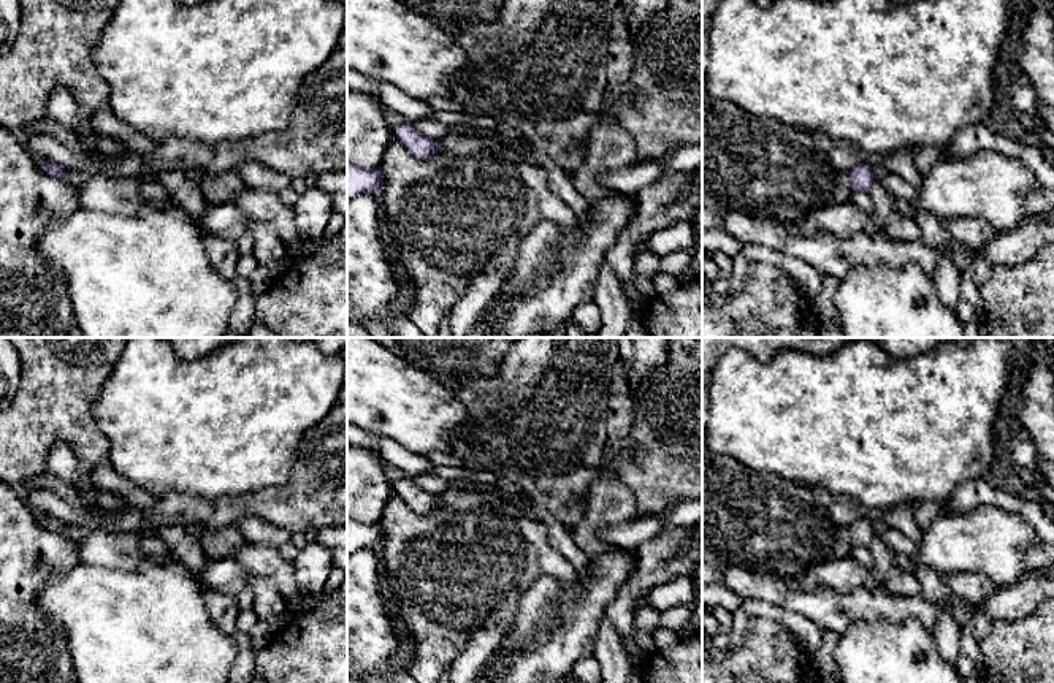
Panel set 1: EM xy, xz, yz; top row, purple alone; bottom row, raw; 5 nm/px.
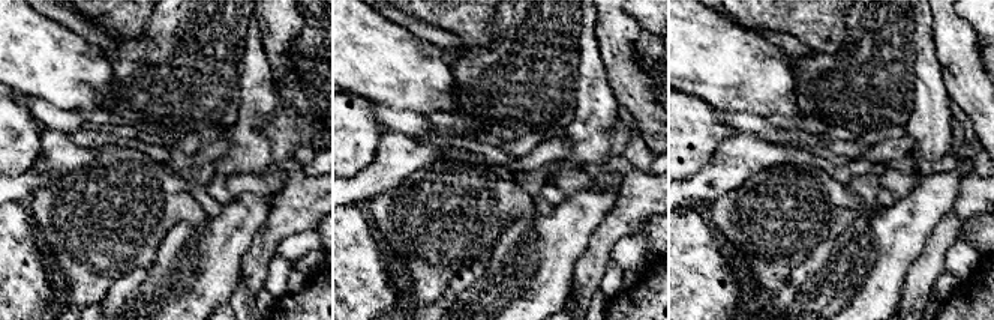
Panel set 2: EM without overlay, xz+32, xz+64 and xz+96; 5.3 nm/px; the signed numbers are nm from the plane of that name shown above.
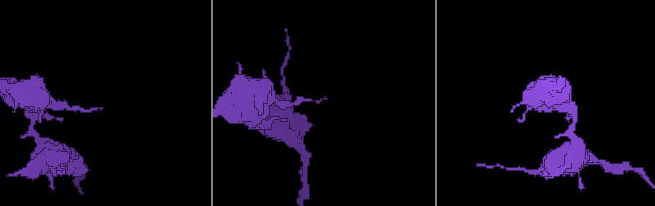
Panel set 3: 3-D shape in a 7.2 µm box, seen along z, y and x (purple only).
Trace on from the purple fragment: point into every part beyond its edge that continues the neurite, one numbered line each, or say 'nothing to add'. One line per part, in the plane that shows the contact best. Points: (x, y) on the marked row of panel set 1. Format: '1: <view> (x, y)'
nothing to add

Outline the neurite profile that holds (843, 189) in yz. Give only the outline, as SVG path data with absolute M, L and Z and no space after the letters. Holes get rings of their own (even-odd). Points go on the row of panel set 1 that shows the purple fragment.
M846 171L838 173L837 185L834 190L834 203L845 203L850 201L853 187L851 187L851 177Z

